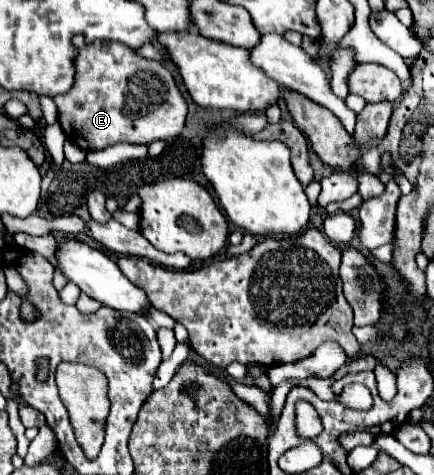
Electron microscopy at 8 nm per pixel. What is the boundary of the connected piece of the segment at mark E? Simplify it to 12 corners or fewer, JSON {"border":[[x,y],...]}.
{"border":[[120,42],[76,58],[54,96],[82,150],[176,138],[174,76]]}

